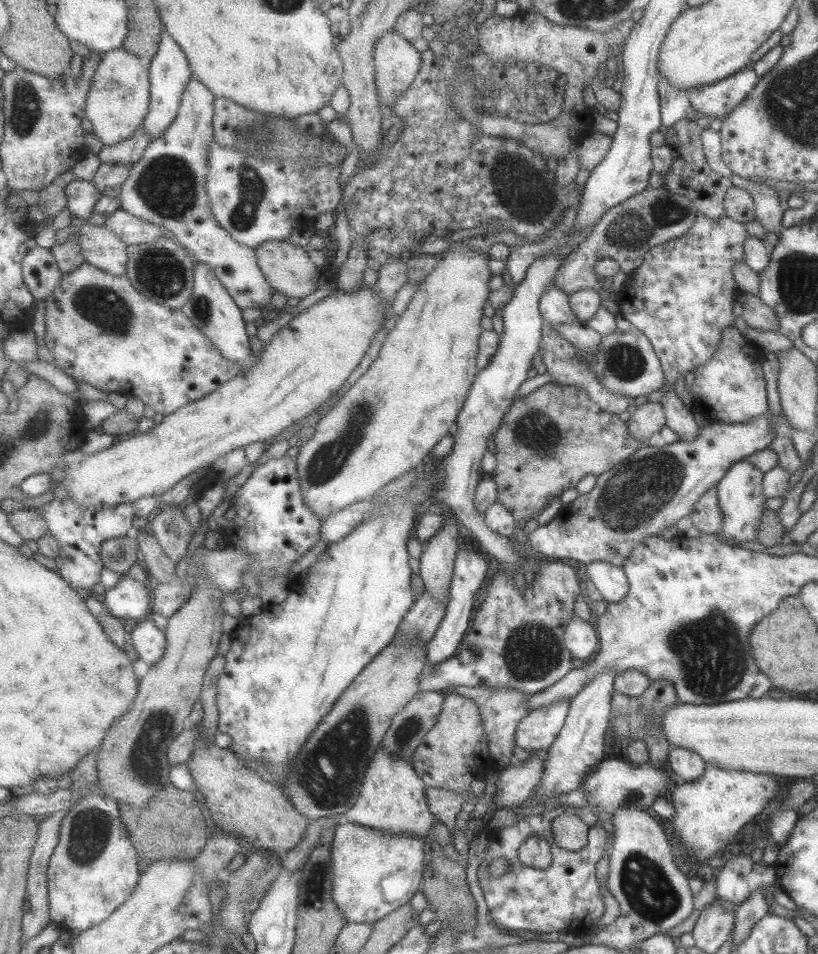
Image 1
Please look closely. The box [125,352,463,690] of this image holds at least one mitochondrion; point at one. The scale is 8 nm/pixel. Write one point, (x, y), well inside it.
(328, 463)

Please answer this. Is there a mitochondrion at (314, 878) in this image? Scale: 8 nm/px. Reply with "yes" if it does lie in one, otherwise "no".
yes

